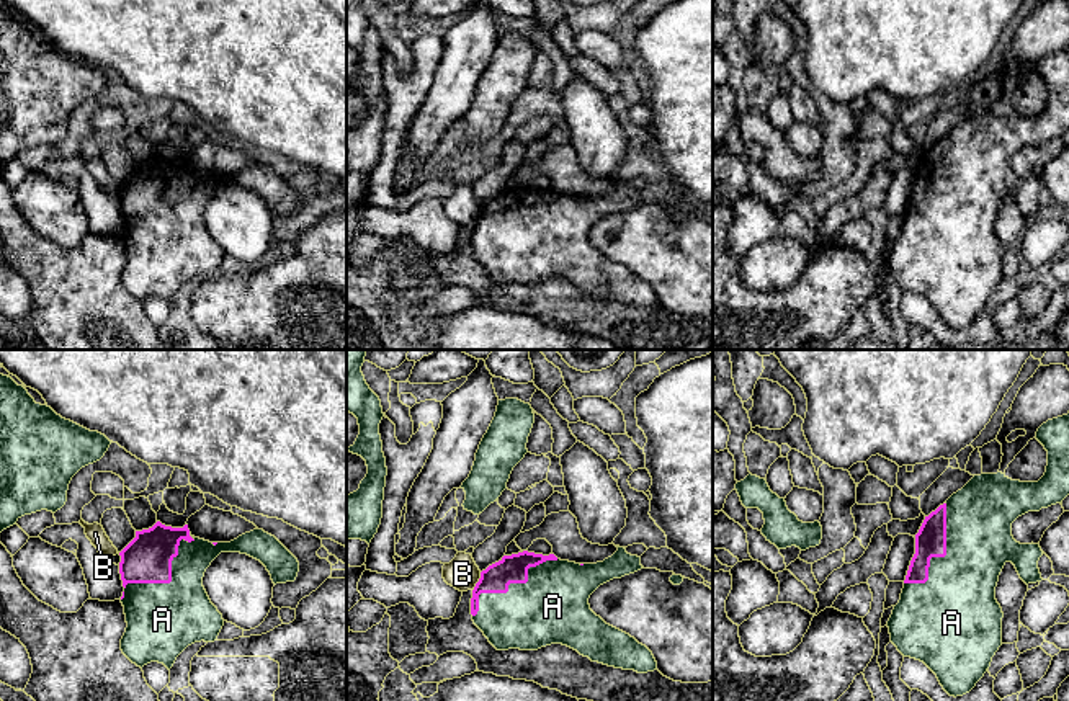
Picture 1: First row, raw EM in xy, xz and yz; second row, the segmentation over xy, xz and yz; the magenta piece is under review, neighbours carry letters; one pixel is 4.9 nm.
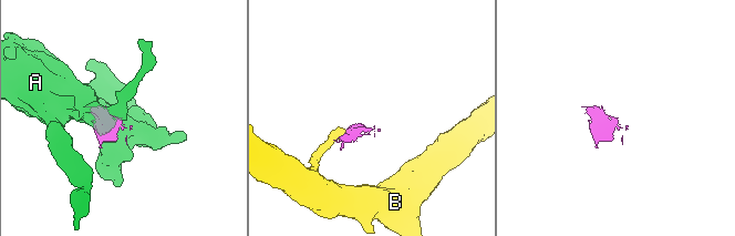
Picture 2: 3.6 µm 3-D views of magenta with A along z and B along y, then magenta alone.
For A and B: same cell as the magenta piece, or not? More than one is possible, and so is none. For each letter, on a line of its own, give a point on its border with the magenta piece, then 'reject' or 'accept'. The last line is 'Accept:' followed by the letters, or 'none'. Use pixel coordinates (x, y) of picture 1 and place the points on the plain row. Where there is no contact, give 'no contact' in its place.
A: meets magenta in xz at (510, 216); accept
B: meets magenta in xz at (478, 216); reject
Accept: A

